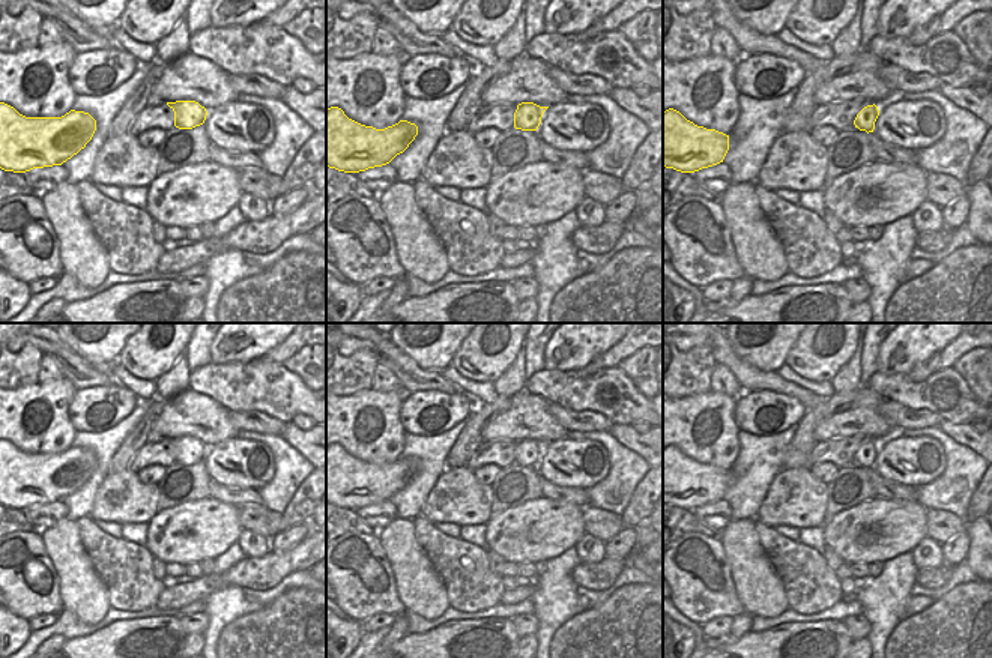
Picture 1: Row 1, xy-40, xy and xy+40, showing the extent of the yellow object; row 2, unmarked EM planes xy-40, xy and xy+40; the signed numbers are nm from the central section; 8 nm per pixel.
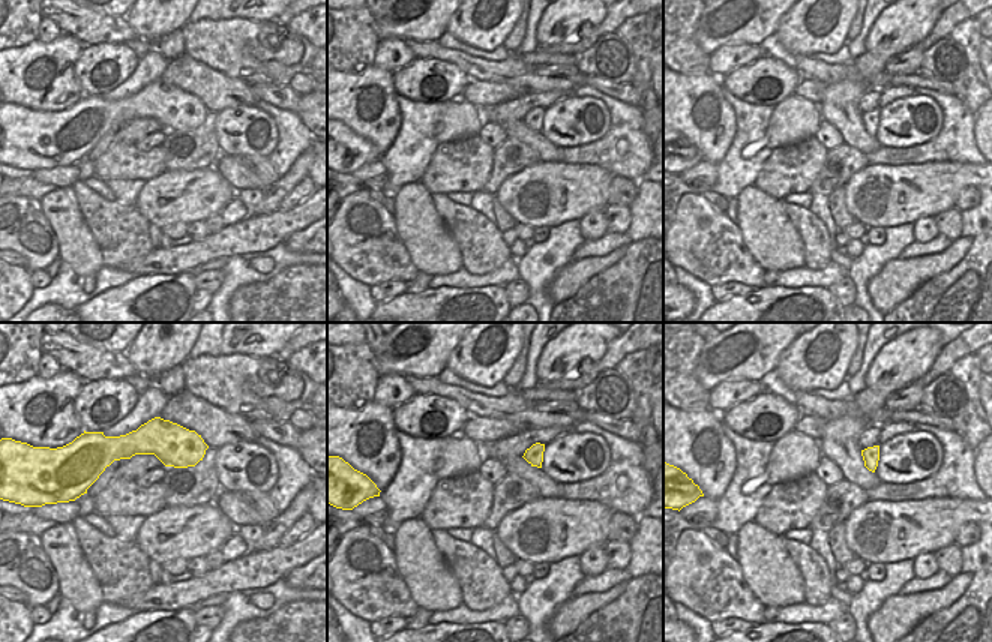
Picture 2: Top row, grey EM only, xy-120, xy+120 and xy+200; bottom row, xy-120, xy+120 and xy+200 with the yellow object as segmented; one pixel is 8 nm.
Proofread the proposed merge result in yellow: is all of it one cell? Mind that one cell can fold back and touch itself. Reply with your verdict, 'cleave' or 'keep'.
cleave

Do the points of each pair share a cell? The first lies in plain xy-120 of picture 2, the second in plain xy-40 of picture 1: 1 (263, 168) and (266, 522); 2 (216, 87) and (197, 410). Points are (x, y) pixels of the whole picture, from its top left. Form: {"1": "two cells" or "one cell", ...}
{"1": "two cells", "2": "one cell"}

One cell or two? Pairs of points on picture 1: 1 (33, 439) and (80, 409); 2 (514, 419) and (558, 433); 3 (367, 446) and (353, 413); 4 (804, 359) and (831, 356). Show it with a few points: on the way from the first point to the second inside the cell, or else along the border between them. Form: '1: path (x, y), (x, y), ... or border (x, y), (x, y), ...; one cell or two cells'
1: border (77, 389), (68, 406), (68, 421), (75, 431); two cells
2: path (525, 419), (531, 419), (547, 430); one cell
3: path (358, 442), (353, 436), (353, 422); one cell
4: path (810, 358), (825, 358); one cell

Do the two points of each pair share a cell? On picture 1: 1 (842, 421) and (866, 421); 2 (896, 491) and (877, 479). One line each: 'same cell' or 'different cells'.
1: same cell
2: same cell

